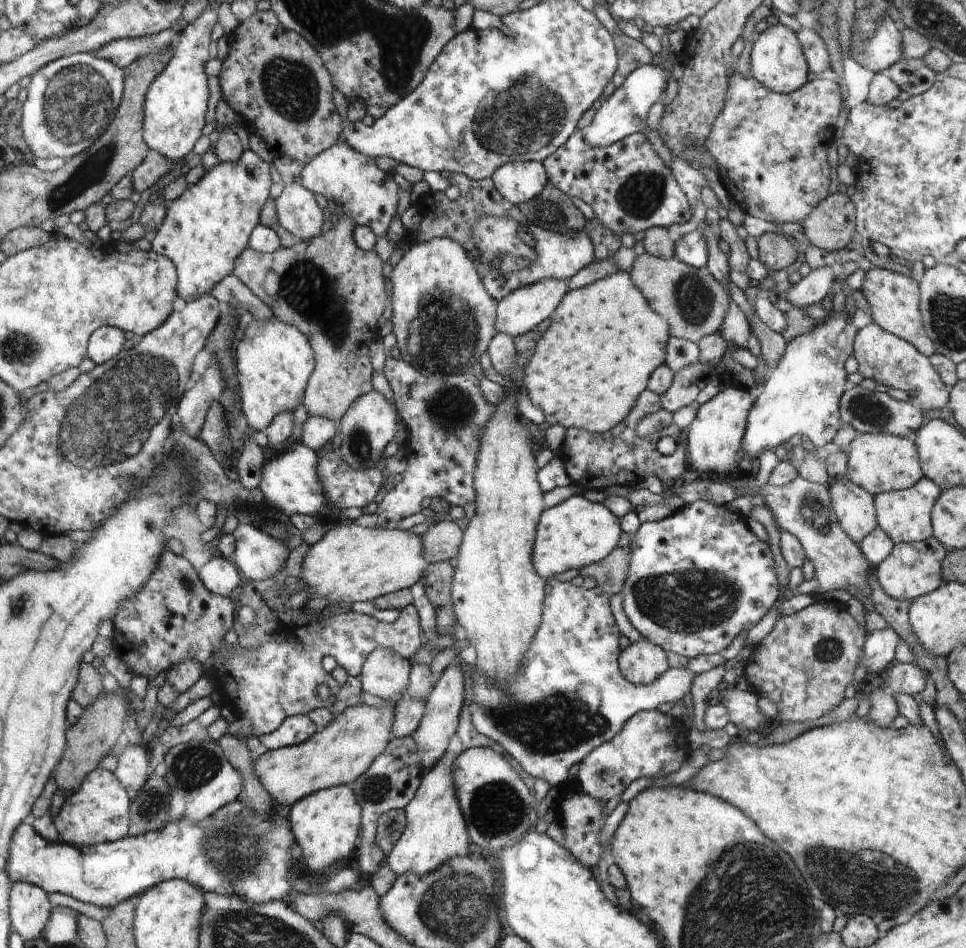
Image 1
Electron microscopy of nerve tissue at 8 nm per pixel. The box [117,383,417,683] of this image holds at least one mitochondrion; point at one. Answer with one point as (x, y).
(261, 513)

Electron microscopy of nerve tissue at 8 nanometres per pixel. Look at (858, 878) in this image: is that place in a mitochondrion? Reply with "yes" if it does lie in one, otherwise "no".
yes

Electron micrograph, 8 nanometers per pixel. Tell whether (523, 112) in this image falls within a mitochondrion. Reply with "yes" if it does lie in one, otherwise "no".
yes

